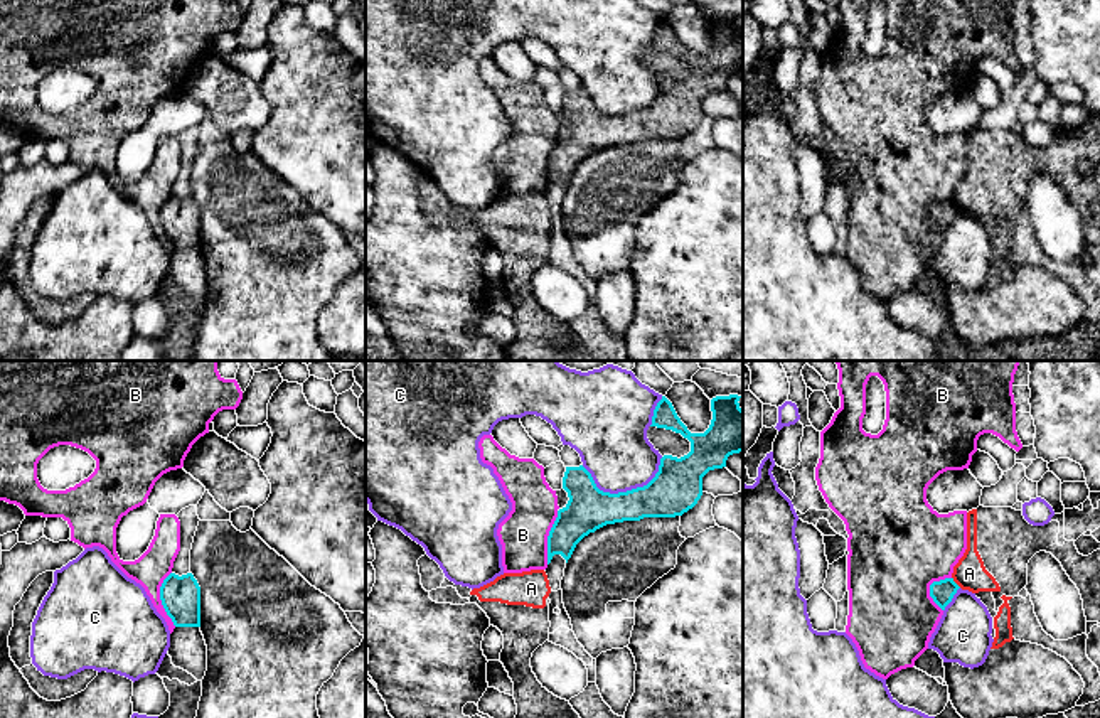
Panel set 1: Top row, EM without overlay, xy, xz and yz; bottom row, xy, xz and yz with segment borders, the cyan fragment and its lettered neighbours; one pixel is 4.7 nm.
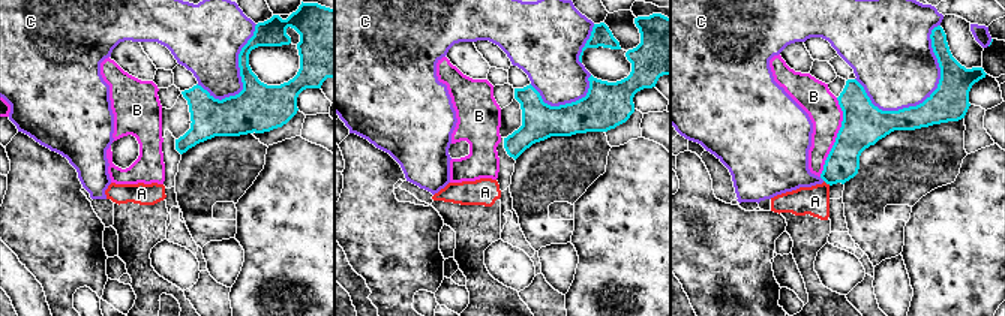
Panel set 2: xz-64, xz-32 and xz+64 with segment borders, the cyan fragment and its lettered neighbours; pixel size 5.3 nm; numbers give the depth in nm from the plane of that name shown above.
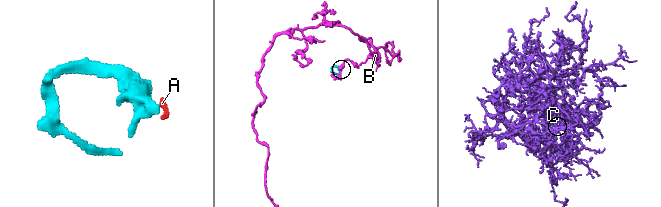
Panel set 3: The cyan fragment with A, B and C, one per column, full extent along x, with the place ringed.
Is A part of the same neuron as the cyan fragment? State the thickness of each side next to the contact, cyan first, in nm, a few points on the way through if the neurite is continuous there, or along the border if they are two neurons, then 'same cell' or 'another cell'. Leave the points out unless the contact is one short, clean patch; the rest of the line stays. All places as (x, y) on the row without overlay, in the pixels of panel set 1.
120 nm thick on the cyan side, 160 nm on the other; border along yz (952, 199), (961, 209); another cell

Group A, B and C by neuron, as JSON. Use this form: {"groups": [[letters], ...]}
{"groups": [["A"], ["B"], ["C"]]}

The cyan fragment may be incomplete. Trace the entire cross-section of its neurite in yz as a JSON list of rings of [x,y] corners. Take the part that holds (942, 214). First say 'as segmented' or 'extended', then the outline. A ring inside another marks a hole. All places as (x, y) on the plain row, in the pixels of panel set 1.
as segmented; [[[953,201],[933,204],[930,207],[930,219],[942,233],[945,233],[945,229],[952,224],[958,211],[960,209],[953,204]]]

